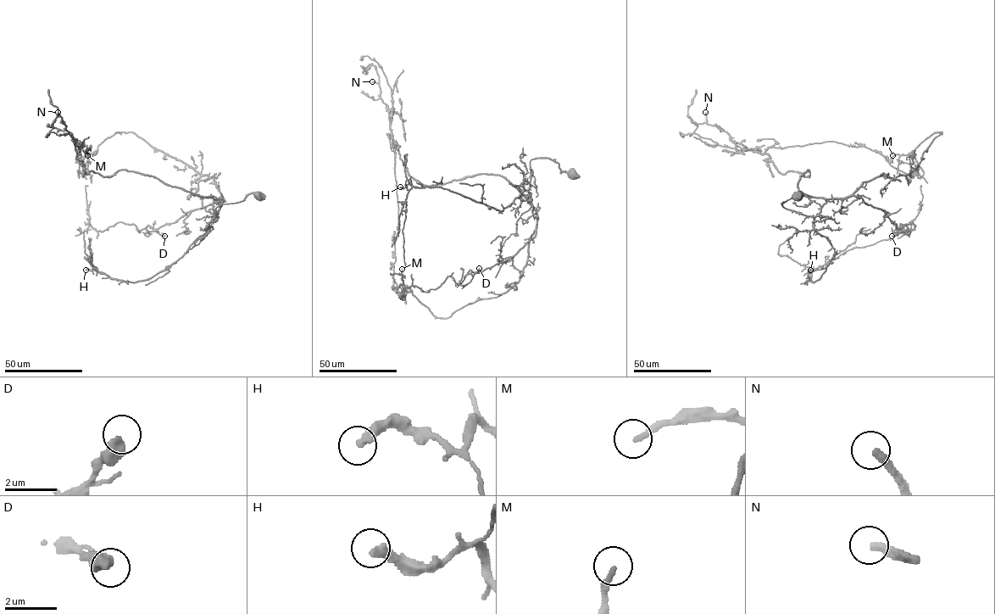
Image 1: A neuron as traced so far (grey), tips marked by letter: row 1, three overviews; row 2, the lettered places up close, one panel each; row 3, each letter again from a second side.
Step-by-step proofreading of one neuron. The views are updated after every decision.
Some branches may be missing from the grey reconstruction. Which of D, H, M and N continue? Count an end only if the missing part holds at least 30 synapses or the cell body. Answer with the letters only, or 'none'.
N

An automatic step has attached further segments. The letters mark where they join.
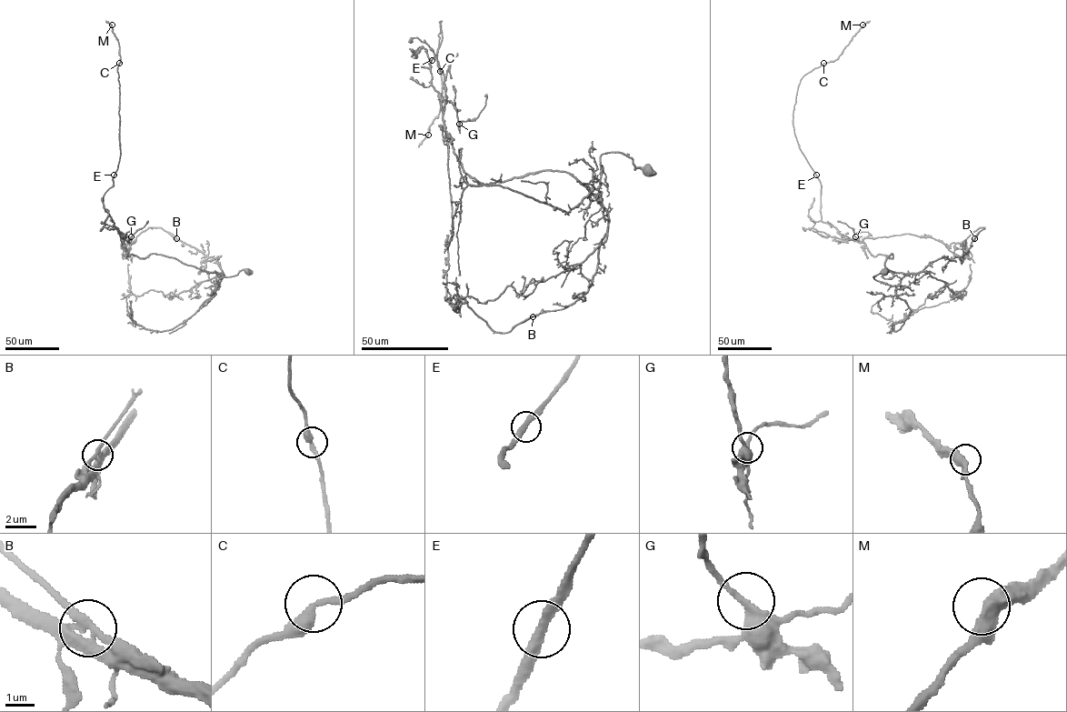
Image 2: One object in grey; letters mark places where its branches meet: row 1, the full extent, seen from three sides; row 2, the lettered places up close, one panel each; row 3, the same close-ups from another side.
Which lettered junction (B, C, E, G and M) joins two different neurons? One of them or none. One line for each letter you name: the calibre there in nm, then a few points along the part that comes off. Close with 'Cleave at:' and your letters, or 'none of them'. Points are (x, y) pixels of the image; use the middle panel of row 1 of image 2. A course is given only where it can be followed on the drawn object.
B: Thickness 320 nm. Course of the part to remove: (533, 316), (519, 324)
Cleave at: B

